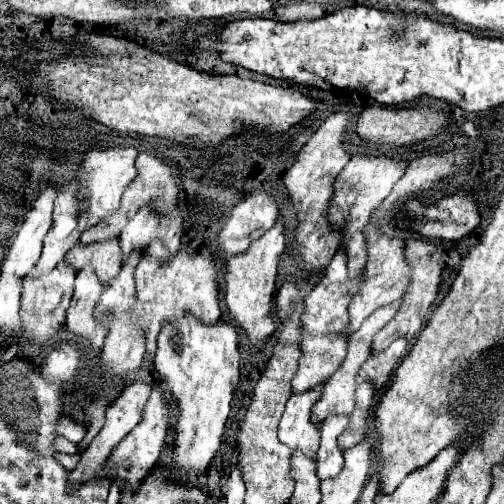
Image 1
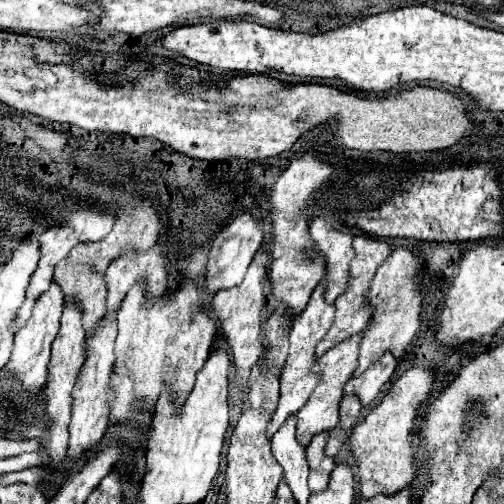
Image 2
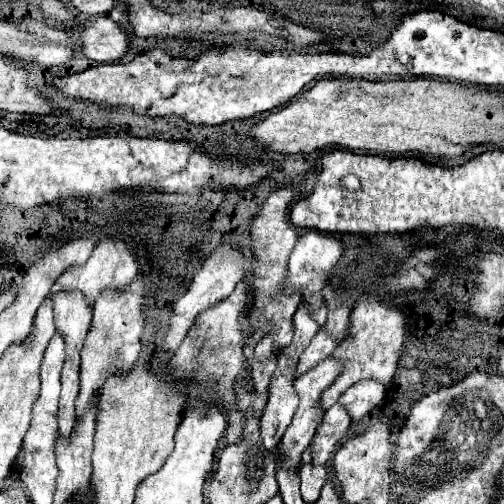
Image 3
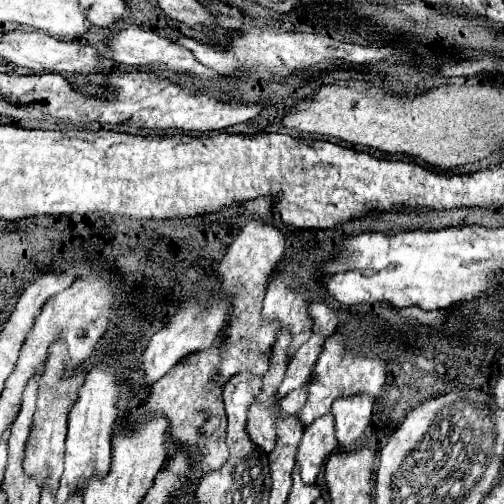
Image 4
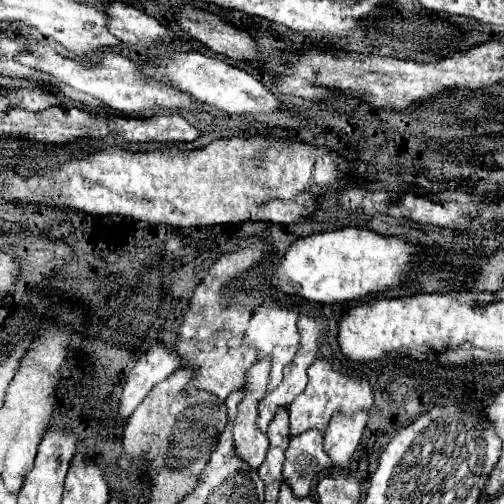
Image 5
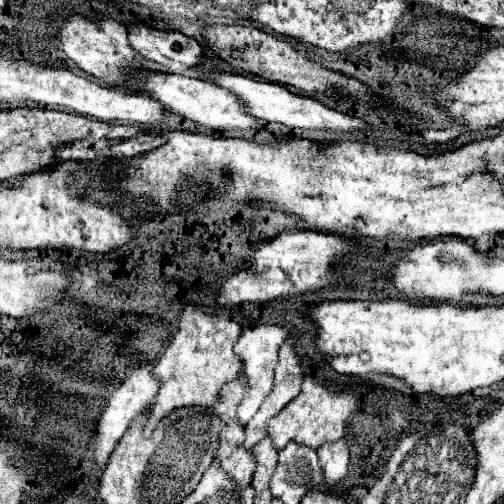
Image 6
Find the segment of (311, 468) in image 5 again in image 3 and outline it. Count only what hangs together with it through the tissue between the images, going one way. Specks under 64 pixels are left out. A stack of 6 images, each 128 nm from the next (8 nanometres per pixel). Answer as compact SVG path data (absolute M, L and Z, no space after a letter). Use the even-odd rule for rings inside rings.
M334 404L326 410L324 422L320 424L314 440L312 440L312 462L326 464L336 452L338 444L346 438L350 430L350 416L342 404Z

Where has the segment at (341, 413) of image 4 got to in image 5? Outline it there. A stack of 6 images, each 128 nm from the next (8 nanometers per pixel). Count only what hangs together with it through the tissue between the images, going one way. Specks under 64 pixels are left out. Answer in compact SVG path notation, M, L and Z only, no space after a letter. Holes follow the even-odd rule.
M366 410L354 412L352 416L336 412L330 418L330 424L324 432L324 448L336 468L348 468L348 462L360 444L366 420L368 420Z

